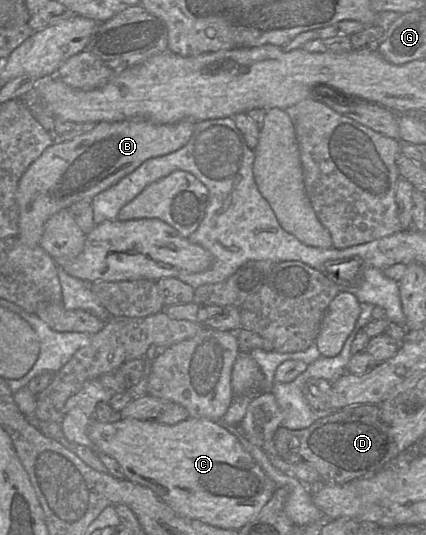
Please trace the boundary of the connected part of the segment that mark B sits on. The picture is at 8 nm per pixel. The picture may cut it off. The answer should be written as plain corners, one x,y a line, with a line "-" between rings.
146,119
98,122
93,130
72,140
54,142
34,160
21,176
16,201
19,210
17,237
29,246
39,246
46,221
72,204
91,202
100,192
115,185
147,159
174,152
191,138
195,123
188,120
155,124

